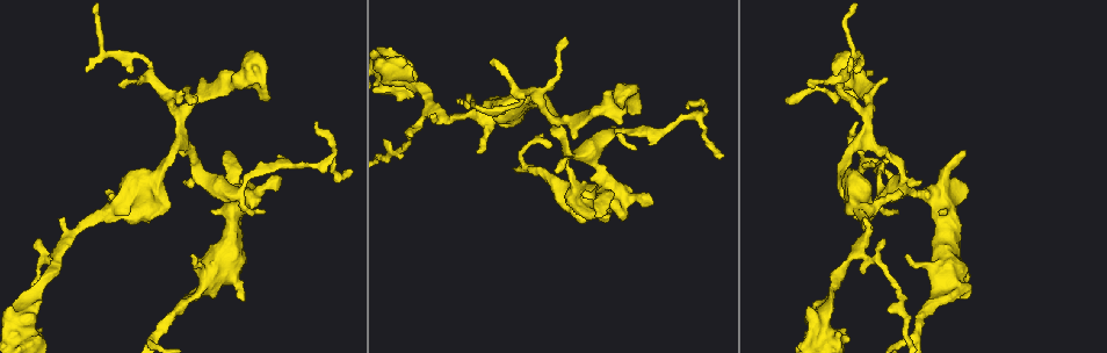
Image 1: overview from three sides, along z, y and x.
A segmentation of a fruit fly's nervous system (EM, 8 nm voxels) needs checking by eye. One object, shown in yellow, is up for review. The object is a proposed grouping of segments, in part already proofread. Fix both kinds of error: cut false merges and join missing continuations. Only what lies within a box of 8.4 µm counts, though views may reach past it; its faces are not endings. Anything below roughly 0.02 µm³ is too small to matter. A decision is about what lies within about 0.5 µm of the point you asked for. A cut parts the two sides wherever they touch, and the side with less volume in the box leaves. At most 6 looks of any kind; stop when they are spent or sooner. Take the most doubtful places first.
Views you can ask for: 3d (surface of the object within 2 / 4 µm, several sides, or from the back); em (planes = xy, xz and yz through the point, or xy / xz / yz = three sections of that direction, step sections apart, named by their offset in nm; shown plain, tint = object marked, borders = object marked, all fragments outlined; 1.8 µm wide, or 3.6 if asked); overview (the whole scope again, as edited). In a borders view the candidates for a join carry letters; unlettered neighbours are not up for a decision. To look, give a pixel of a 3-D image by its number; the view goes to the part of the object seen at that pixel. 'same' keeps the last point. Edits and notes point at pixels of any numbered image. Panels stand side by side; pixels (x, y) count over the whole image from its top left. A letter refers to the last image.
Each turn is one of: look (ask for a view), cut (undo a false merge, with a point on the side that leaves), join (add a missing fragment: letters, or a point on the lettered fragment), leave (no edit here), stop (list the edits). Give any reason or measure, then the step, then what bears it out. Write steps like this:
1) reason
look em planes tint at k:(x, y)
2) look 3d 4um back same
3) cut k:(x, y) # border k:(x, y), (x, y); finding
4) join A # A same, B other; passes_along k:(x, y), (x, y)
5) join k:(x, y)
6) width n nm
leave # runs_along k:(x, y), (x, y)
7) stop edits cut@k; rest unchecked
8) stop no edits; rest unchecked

sudden change in width
look em xz step 16 tint at 1:(243, 76)

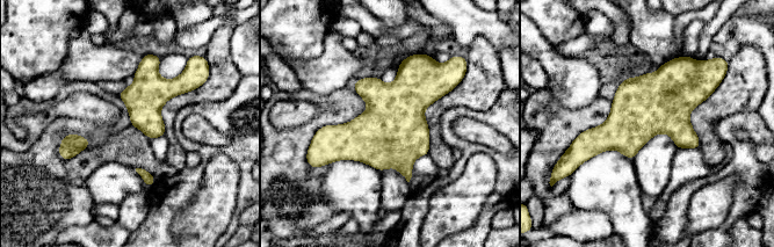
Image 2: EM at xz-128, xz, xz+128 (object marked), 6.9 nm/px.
look em planes borders same

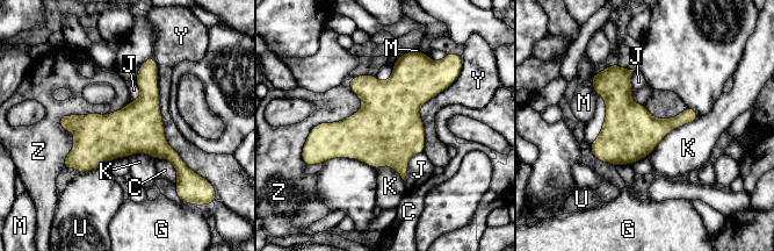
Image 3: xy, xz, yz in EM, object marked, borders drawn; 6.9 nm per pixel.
leave # C other, G other, J other, K other, M other, U other, Y other, Z other; border 3:(125, 105), (63, 115), (63, 167); continuous, no second neuron

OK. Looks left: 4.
branch stops here
look em 3.6um planes borders at 1:(121, 84)

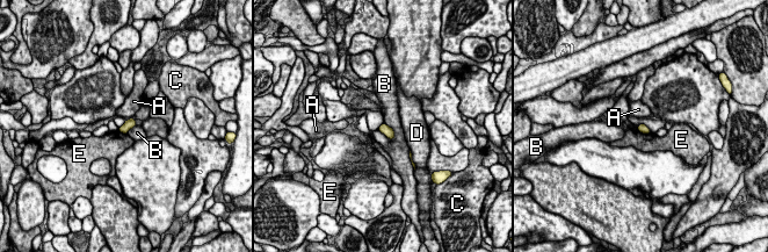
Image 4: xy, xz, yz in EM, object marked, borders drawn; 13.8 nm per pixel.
leave # A other, B other, C other, D other, E other; border 4:(637, 130), (651, 132); none of them fits

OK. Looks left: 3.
two arms in line, one across
look 3d 2um at 1:(429, 106)

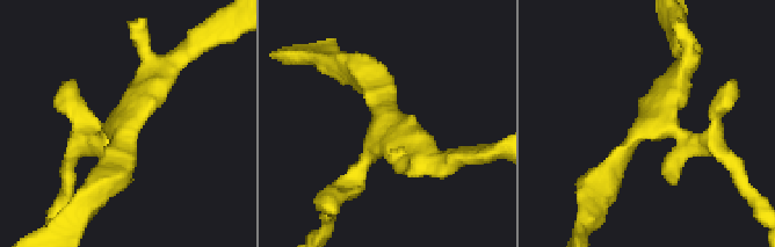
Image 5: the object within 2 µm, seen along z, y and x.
need the tissue
look em 3.6um planes tint at 5:(380, 129)

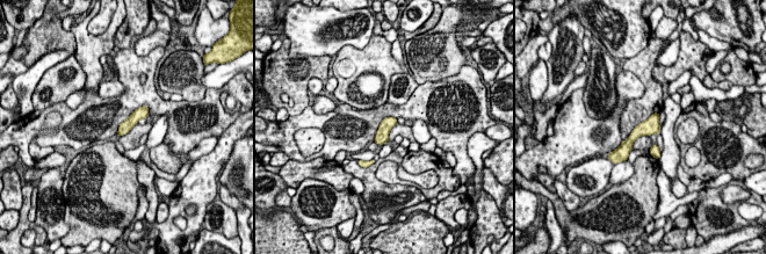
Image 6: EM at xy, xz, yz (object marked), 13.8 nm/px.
see the neighbours
look em 3.6um planes borders same

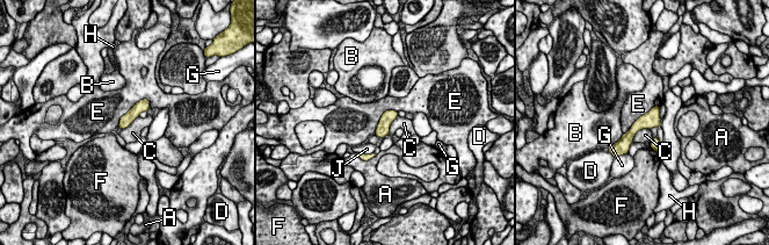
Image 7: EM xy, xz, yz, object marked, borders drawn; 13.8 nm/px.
leave # A other, B other, C other, D other, E other, F other, G other, H other, J other; border 7:(650, 128), (639, 130), (631, 142); continuous, no second neuron

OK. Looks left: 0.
stop no edits; rest unchecked

